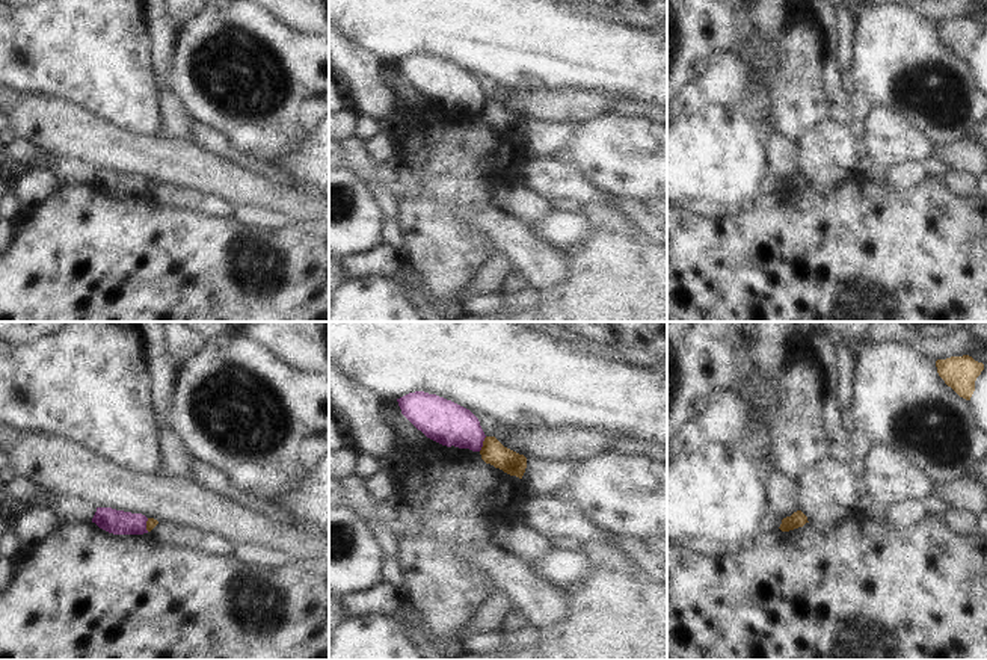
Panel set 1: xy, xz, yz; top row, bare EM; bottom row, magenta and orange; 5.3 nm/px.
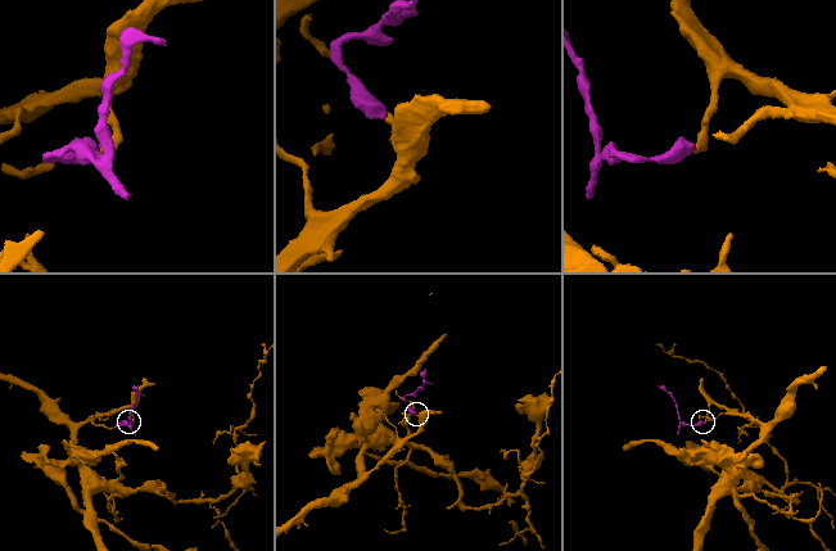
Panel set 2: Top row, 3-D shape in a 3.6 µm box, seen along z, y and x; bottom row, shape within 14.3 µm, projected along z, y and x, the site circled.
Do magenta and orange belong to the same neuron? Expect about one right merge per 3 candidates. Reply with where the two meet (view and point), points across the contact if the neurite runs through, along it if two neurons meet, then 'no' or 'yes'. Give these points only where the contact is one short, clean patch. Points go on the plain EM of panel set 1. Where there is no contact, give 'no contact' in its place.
meets magenta in xz at (482, 106); border along xz (486, 98), (479, 112); no

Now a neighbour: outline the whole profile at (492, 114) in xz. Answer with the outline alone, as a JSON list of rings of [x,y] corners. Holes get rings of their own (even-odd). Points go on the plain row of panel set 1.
[[[486,98],[480,112],[481,121],[510,137],[522,140],[527,119],[504,109],[495,98]]]

